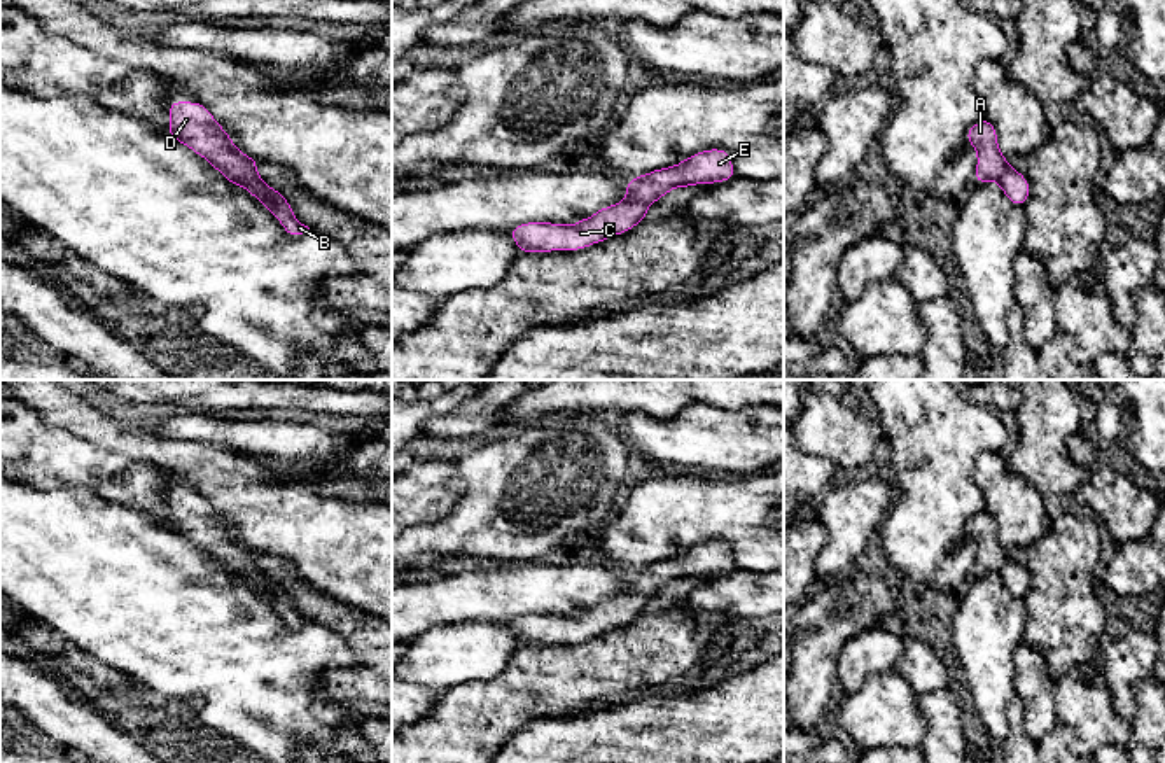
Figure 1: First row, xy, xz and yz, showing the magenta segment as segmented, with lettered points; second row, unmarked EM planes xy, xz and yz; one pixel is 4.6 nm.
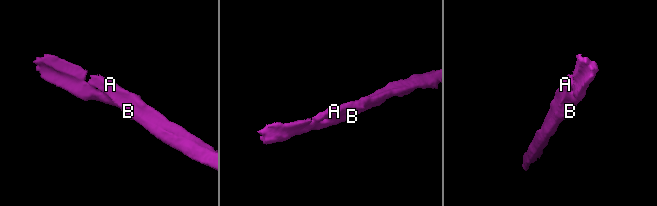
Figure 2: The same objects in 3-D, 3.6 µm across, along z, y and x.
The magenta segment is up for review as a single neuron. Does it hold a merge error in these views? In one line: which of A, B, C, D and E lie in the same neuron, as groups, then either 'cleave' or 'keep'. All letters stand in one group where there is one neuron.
A B C D E | keep

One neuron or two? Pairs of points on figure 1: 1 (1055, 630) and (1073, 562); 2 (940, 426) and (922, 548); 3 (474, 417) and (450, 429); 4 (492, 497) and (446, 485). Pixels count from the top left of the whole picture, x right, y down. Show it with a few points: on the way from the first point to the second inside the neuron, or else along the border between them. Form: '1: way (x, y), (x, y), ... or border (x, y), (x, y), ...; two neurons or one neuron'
1: way (1059, 613), (1060, 580); one neuron
2: way (934, 455), (929, 518); one neuron
3: way (469, 419), (455, 424); one neuron
4: border (457, 459), (462, 494), (446, 513), (434, 520); two neurons

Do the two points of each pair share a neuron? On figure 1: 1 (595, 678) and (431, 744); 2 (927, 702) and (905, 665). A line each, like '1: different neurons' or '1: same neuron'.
1: same neuron
2: different neurons

